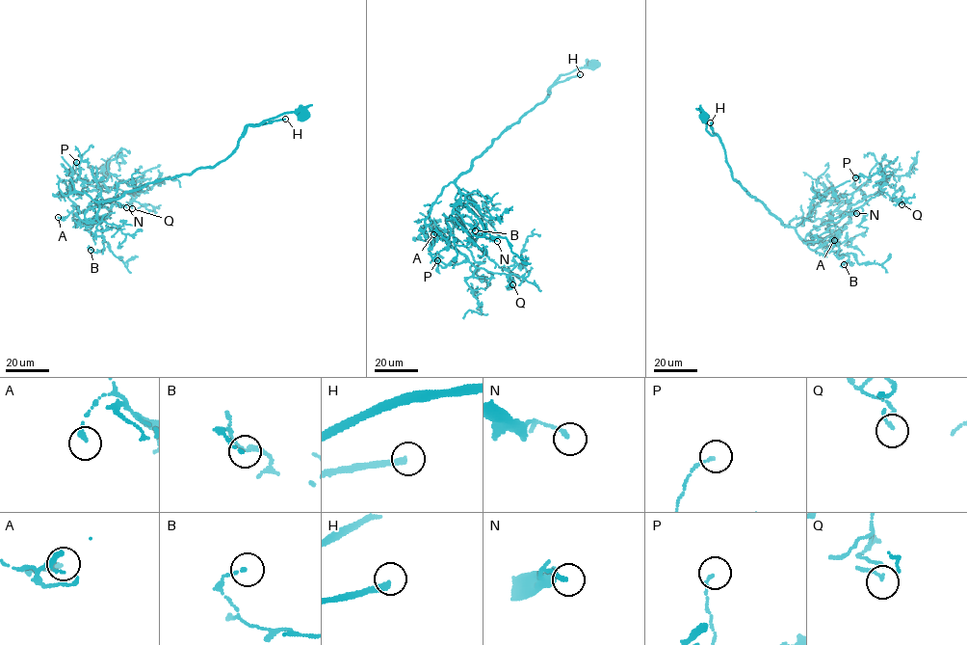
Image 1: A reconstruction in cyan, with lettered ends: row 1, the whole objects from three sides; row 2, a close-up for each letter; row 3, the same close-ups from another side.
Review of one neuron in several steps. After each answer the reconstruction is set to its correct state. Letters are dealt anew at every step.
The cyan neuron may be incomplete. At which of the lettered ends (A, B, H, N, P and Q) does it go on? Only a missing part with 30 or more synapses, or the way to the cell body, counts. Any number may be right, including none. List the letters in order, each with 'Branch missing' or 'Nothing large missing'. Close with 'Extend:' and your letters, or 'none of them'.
A: Nothing large missing
B: Nothing large missing
H: Branch missing
N: Nothing large missing
P: Nothing large missing
Q: Nothing large missing
Extend: H

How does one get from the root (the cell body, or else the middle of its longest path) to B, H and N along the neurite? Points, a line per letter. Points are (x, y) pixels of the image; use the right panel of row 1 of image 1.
B: (704, 116), (707, 131), (720, 139), (734, 179), (794, 228), (810, 249), (849, 256), (852, 265), (844, 264)
H: (704, 116), (706, 128), (714, 136), (710, 122)
N: (704, 116), (707, 131), (720, 139), (733, 178), (809, 244), (814, 228), (856, 213)

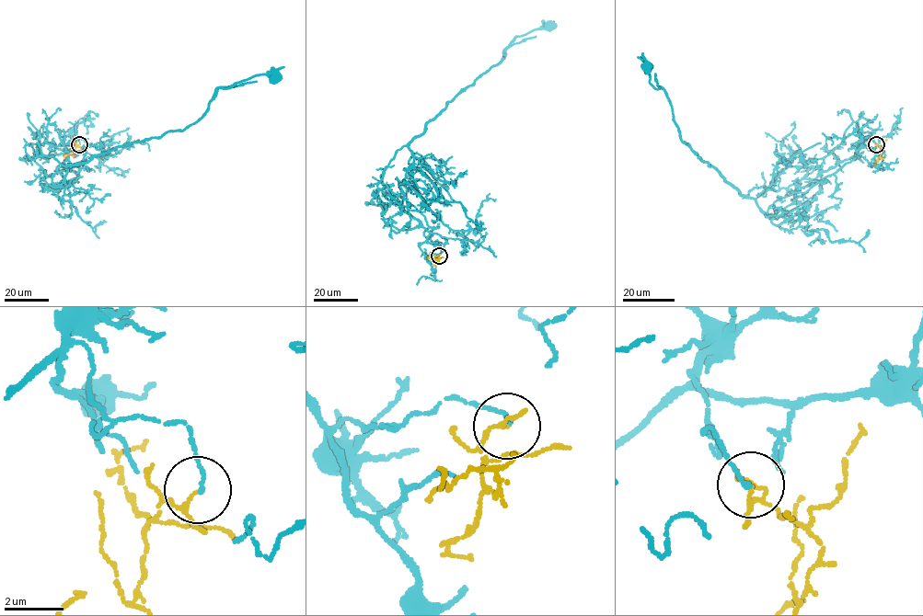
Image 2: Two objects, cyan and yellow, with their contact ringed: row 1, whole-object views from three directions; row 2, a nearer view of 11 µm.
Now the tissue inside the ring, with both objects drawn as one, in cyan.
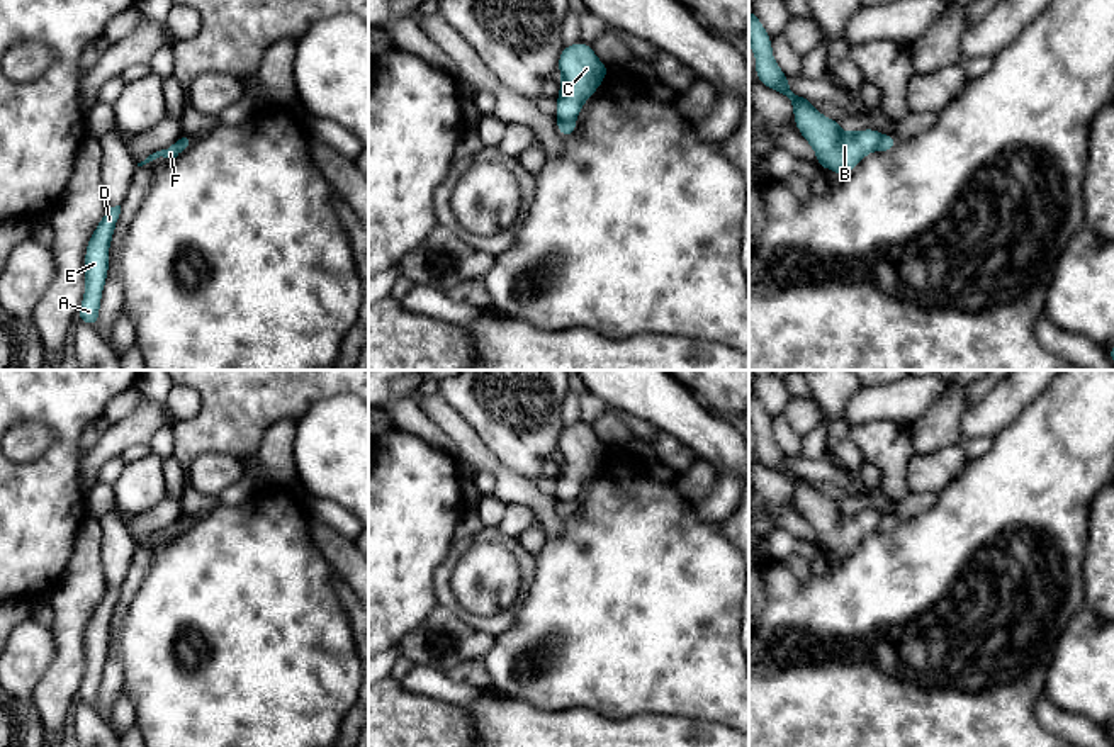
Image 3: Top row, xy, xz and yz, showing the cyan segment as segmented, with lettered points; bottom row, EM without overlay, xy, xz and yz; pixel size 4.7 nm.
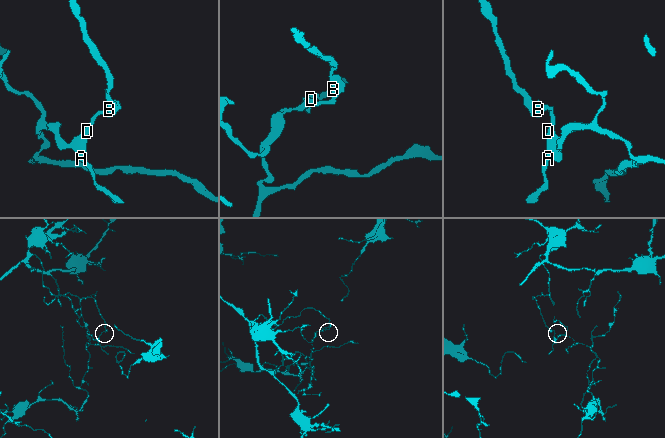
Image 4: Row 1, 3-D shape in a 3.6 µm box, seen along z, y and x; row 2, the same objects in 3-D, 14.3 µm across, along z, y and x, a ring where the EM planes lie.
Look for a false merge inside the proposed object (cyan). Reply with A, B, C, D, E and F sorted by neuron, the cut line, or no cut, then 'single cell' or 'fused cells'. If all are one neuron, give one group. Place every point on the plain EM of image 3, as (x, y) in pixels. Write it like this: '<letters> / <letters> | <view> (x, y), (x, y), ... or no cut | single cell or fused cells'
A D E F / B C | xz (557, 499), (573, 501) | fused cells

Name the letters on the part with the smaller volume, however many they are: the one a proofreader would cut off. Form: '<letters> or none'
A, D, E, F

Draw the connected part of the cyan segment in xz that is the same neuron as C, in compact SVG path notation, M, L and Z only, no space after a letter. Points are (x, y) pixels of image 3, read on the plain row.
M577 421L562 428L557 447L562 465L557 475L557 501L576 501L582 484L591 479L608 457L608 447L598 440L593 426Z

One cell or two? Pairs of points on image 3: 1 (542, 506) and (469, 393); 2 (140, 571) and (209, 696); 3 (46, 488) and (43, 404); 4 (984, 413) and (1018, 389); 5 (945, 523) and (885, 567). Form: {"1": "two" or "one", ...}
{"1": "two", "2": "two", "3": "one", "4": "one", "5": "one"}

